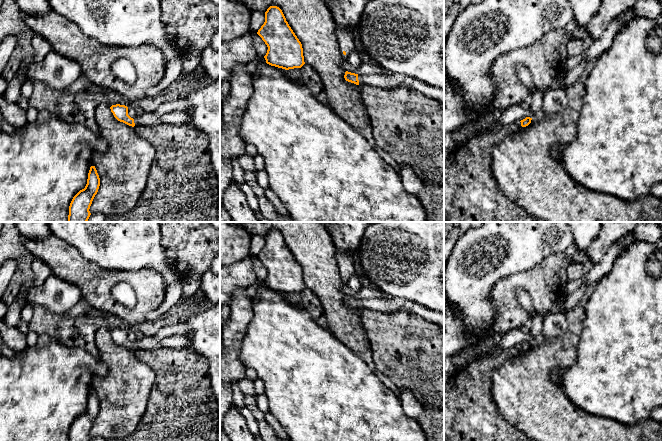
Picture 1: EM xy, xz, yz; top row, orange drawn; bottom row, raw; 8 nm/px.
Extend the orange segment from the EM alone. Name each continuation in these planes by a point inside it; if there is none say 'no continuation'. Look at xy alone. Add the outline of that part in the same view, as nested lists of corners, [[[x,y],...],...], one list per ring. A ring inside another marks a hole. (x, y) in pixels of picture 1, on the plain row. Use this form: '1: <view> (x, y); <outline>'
1: xy (176, 341); [[[173,335],[162,340],[157,340],[153,337],[138,339],[134,342],[135,349],[156,349],[166,347],[171,349],[186,349],[189,345],[189,340],[185,335]]]

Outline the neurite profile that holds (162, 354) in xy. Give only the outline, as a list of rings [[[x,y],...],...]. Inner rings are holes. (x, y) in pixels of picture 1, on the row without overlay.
[[[160,347],[134,353],[154,370],[155,383],[137,429],[126,438],[106,441],[217,441],[218,414],[207,360],[189,349]]]

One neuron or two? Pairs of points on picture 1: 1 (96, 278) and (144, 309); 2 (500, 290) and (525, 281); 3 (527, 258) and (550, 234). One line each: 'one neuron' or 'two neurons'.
1: one neuron
2: one neuron
3: one neuron

